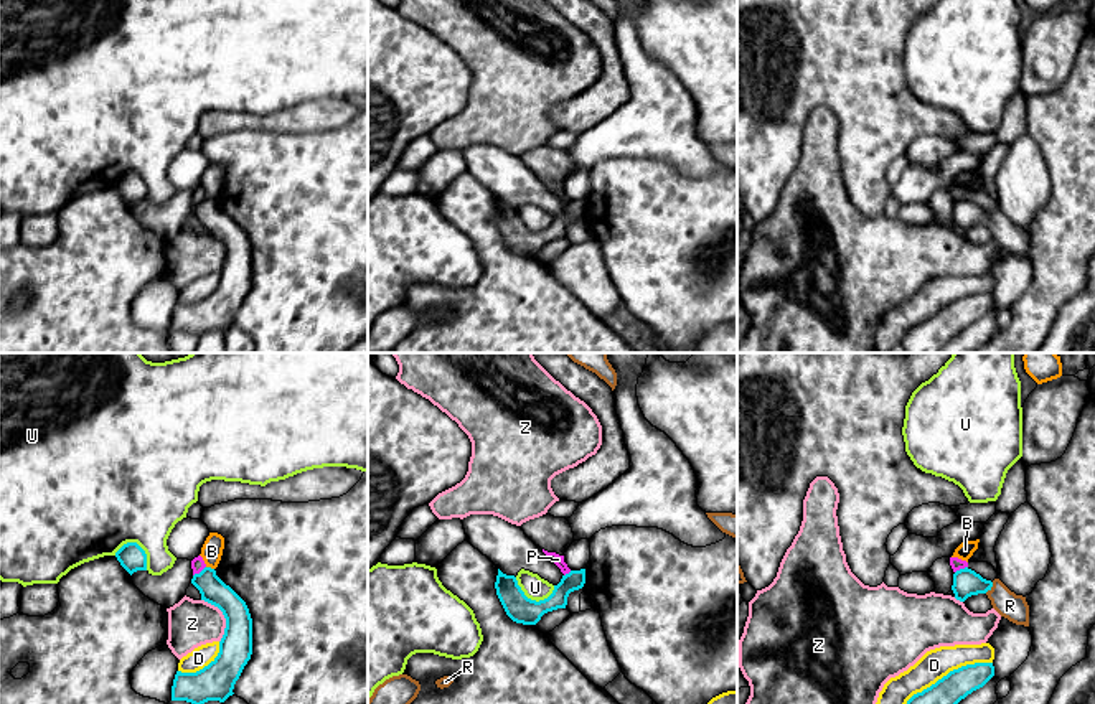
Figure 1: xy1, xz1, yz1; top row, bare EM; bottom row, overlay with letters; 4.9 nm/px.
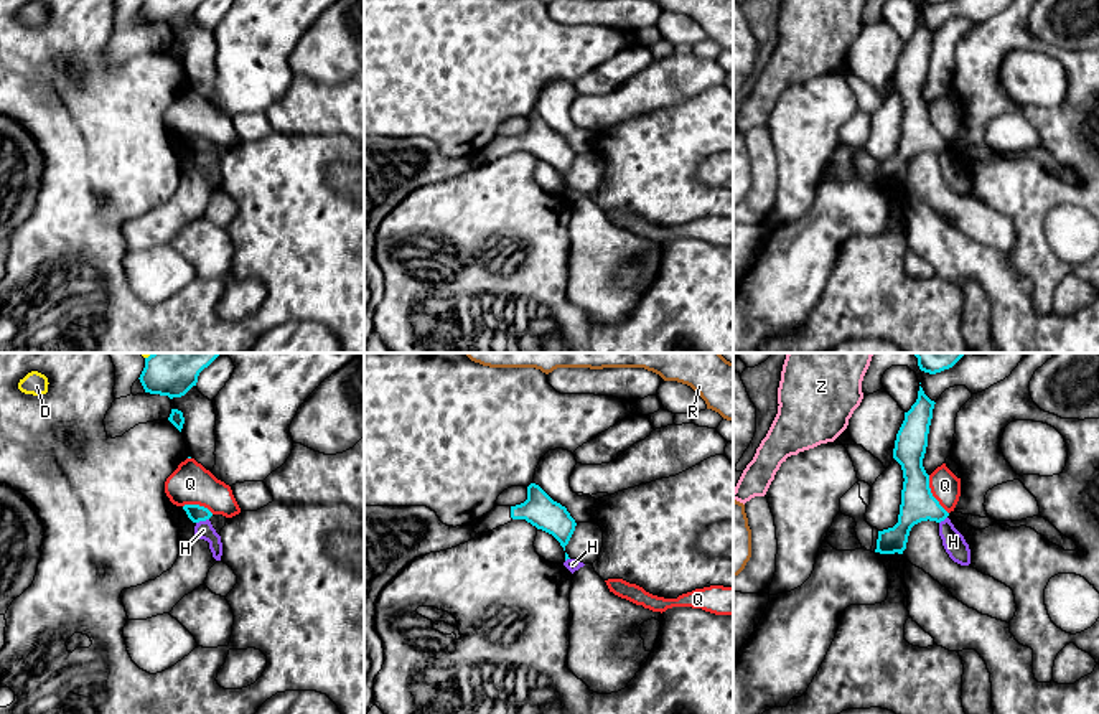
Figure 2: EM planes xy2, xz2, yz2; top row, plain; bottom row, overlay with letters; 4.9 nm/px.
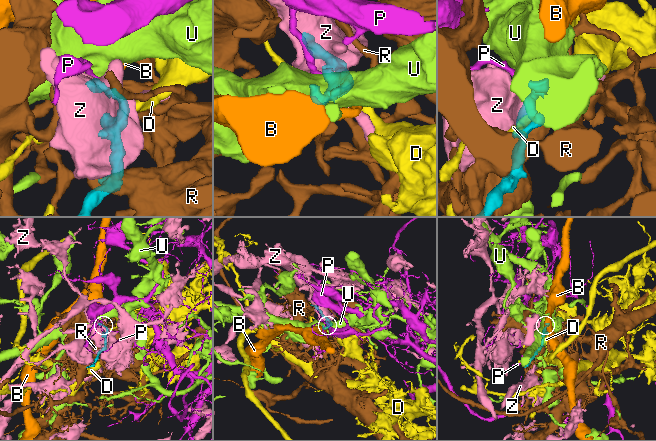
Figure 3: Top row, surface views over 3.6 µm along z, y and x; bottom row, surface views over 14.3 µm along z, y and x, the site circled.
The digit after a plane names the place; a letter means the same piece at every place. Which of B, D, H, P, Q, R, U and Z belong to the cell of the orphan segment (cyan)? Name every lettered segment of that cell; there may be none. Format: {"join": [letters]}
{"join": ["R"]}

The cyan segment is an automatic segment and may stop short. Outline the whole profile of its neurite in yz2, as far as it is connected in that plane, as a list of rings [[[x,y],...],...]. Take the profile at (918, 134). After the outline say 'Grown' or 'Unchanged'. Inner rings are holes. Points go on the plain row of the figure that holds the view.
[[[919,16],[916,33],[905,43],[893,79],[893,89],[901,96],[905,109],[898,153],[878,162],[875,183],[903,185],[914,155],[928,150],[941,153],[949,147],[933,127],[929,106],[923,97],[934,35]]]. Unchanged

